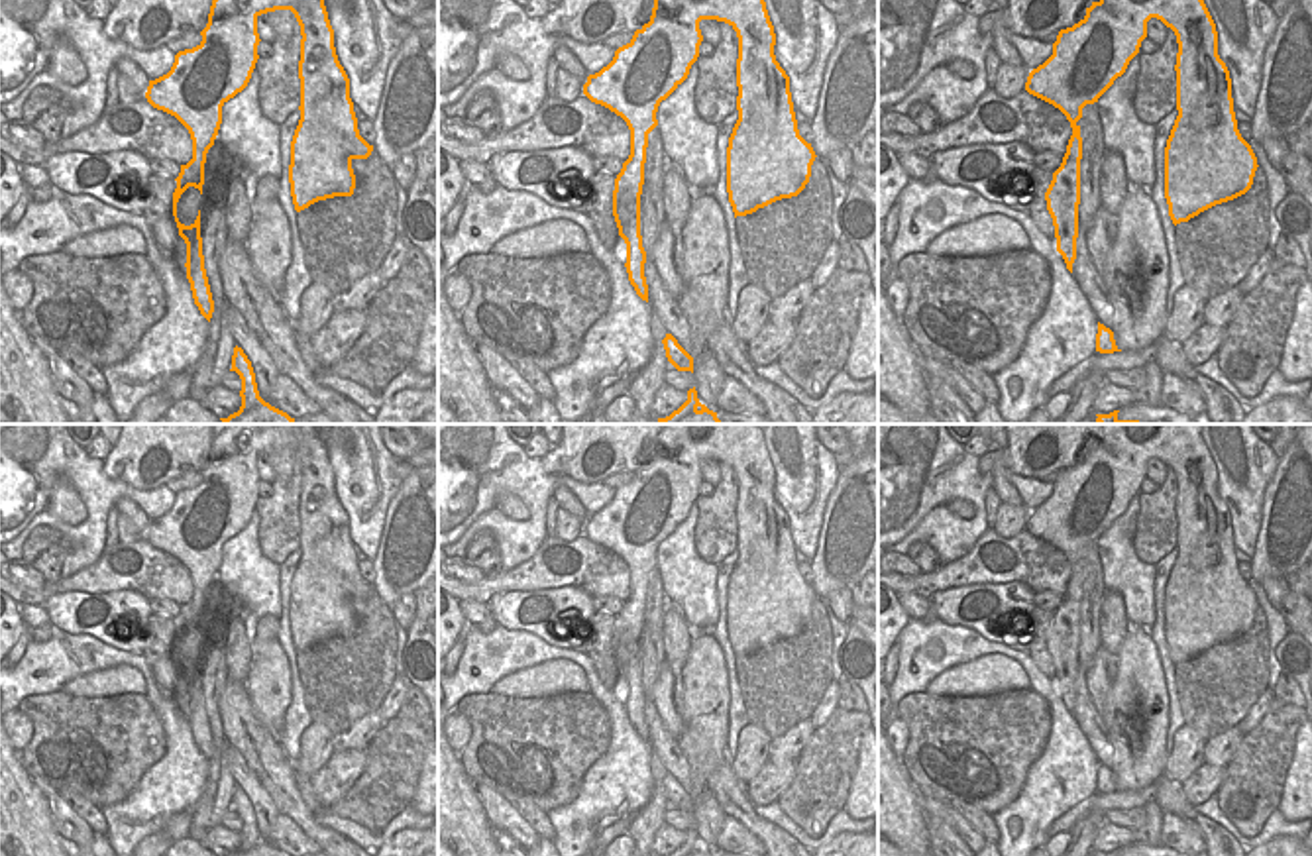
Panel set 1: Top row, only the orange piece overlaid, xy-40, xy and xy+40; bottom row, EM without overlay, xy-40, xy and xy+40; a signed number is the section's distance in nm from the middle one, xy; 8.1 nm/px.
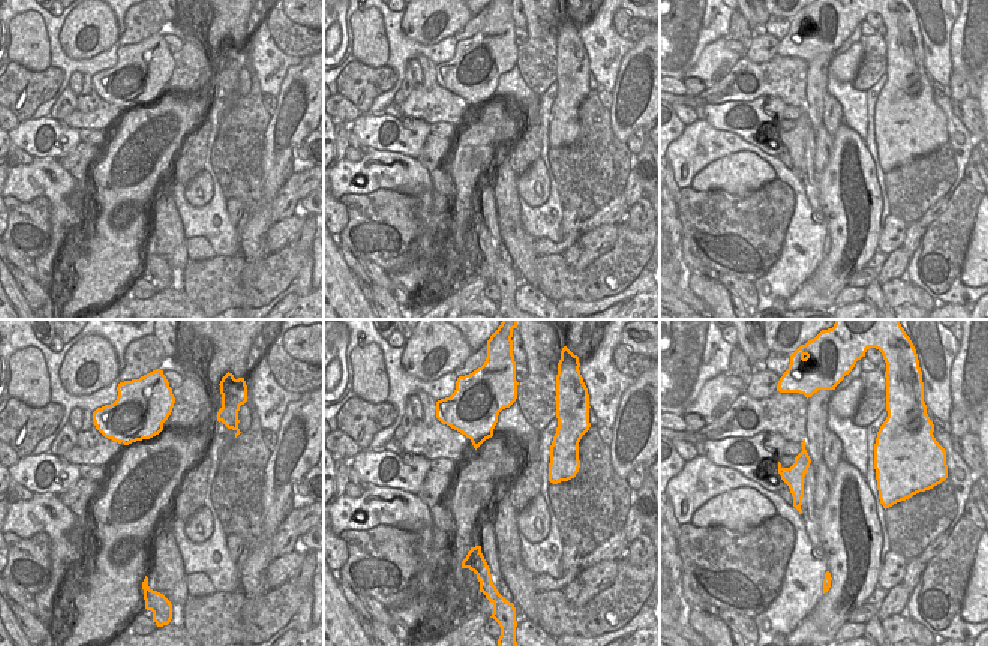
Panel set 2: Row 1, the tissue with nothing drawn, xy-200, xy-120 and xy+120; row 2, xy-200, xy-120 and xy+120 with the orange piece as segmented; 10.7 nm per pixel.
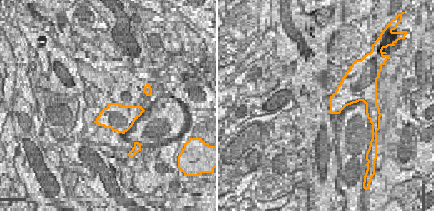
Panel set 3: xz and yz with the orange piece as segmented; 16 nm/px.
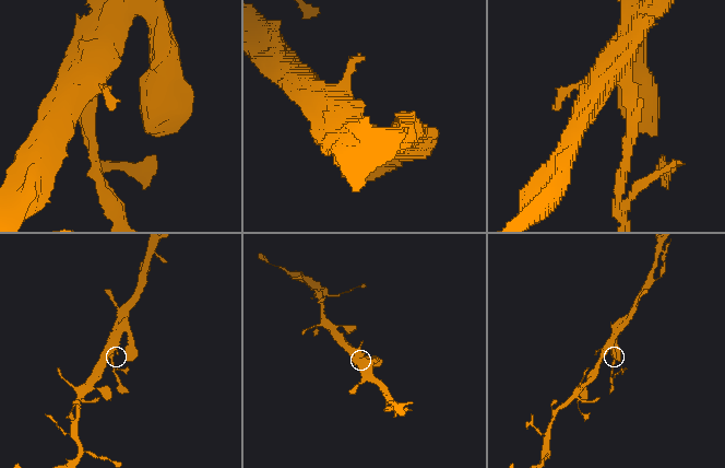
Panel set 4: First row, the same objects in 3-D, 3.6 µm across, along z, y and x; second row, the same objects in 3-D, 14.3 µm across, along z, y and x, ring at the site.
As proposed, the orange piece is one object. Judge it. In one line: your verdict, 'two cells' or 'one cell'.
two cells

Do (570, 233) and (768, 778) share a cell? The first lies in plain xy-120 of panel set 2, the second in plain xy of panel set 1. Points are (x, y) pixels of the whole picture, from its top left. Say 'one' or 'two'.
two

